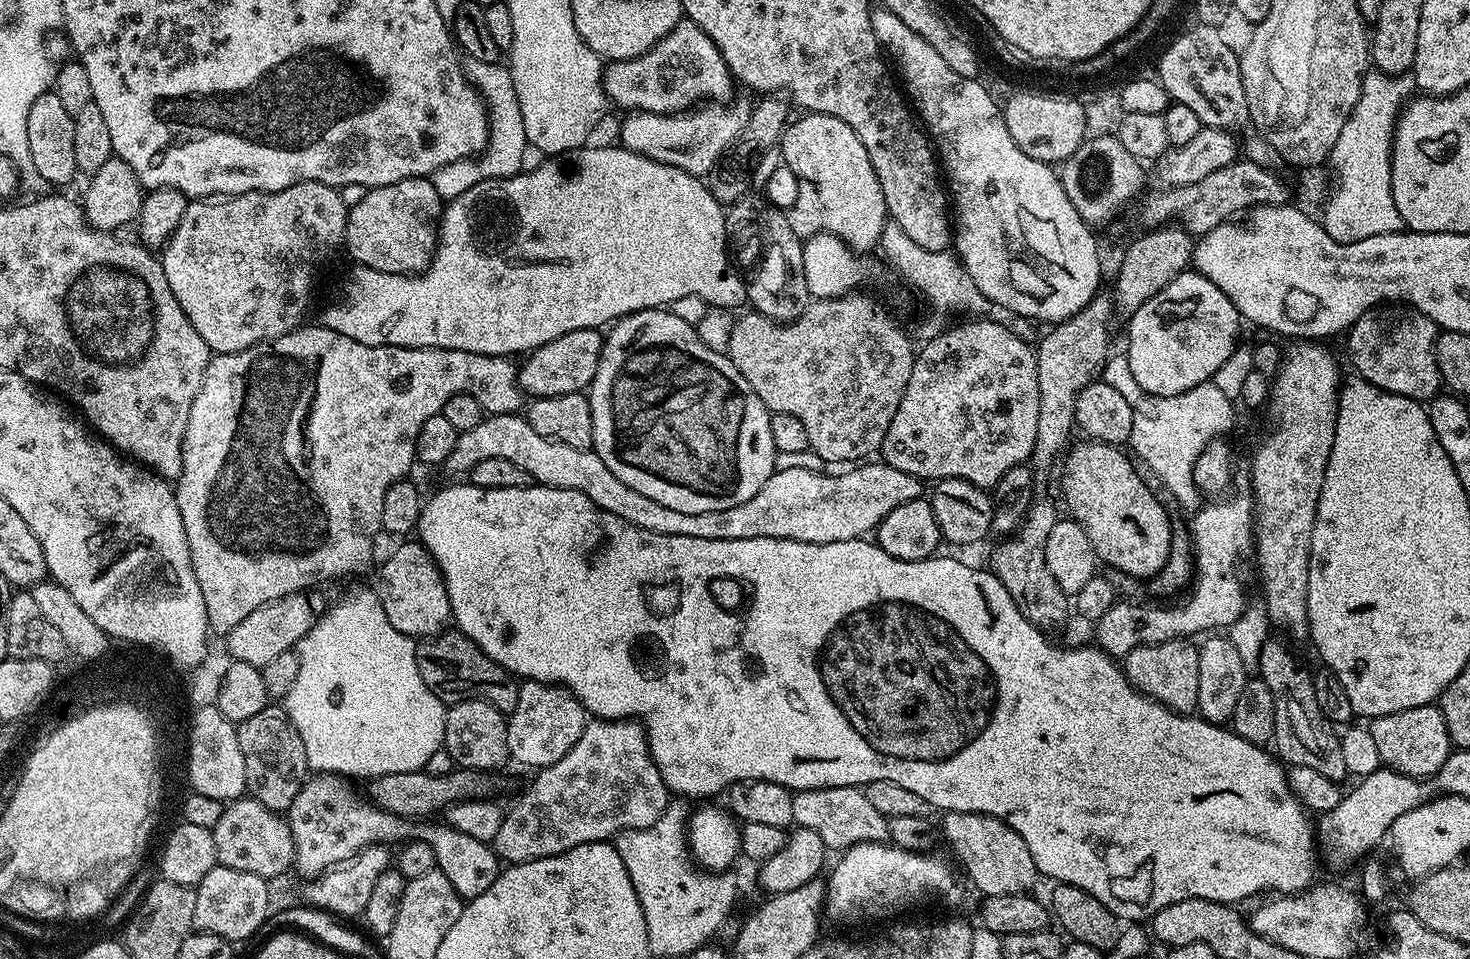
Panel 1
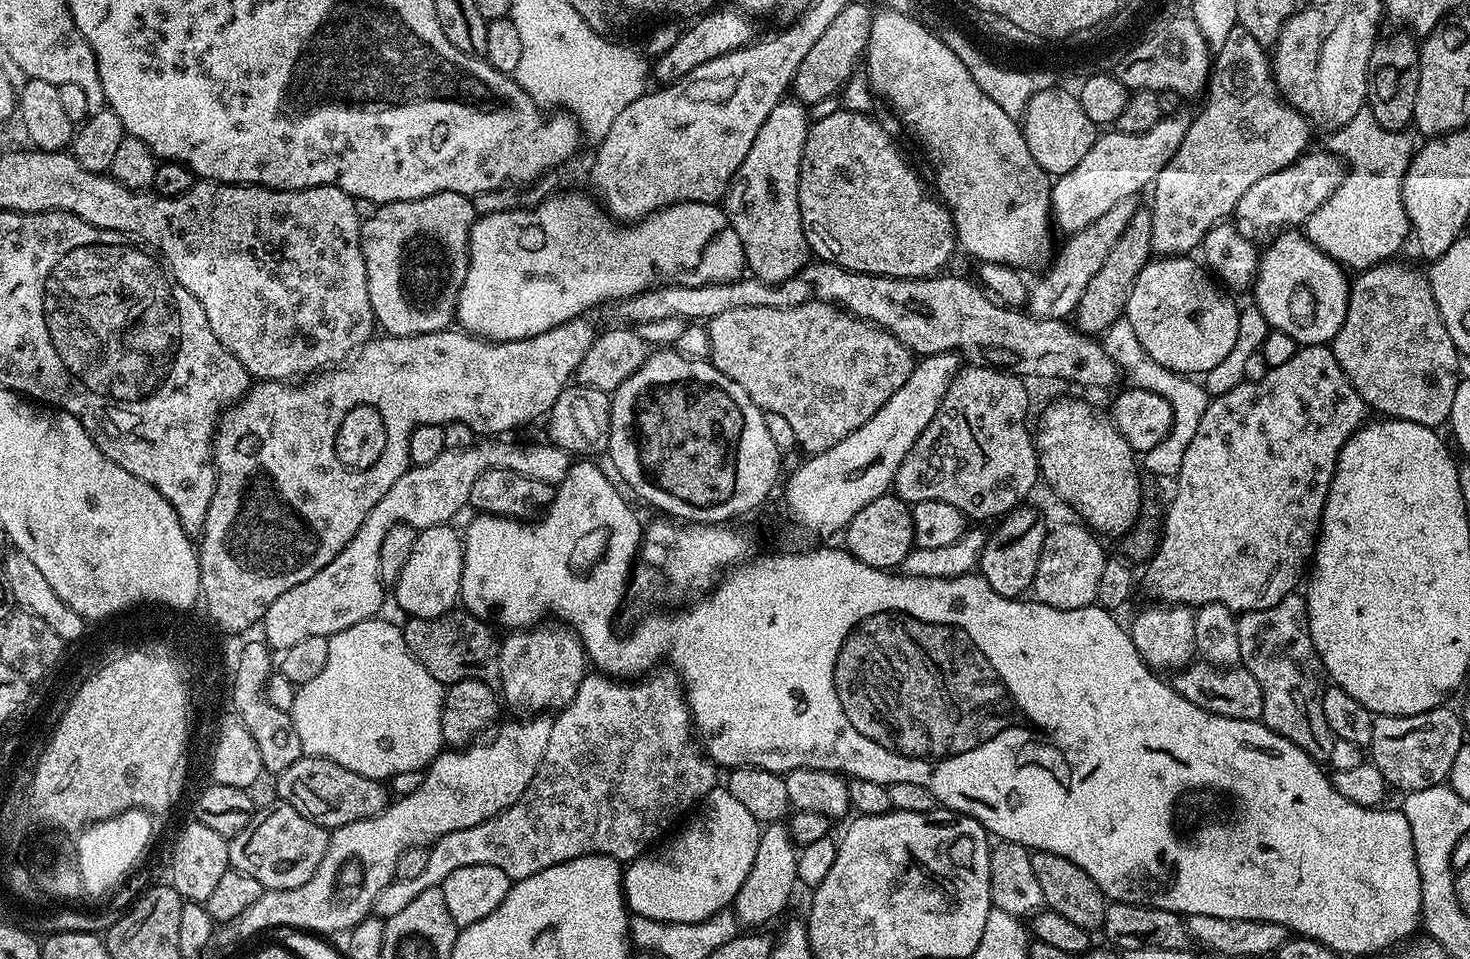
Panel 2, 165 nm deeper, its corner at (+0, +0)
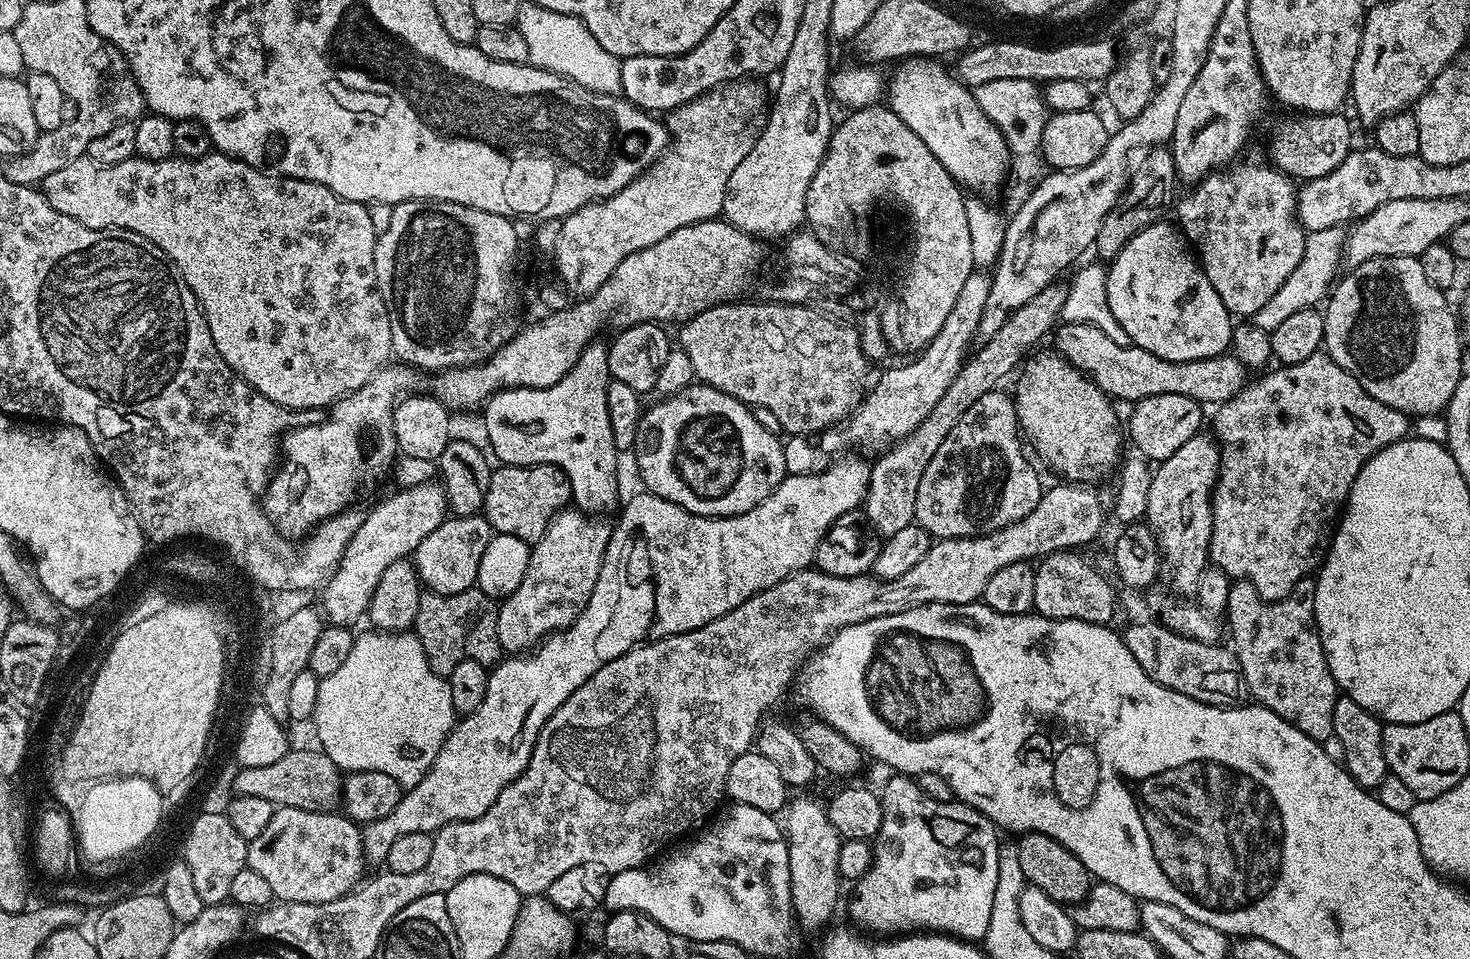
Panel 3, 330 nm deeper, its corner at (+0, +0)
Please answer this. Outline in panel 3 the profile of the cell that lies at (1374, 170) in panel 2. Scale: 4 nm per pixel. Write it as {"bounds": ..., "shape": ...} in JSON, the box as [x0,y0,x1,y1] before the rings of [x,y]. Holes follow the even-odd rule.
{"bounds":[1254,227,1346,334],"shape":[[[1343,227],[1307,233],[1304,237],[1302,260],[1295,267],[1294,274],[1290,274],[1290,278],[1286,278],[1286,282],[1278,286],[1278,294],[1274,294],[1274,298],[1270,298],[1270,302],[1266,302],[1266,306],[1262,306],[1262,310],[1256,312],[1254,323],[1271,334],[1274,326],[1278,326],[1285,318],[1290,318],[1290,314],[1294,314],[1297,310],[1317,307],[1329,295],[1337,279],[1336,267],[1341,267],[1342,264],[1345,239],[1346,232]]]}

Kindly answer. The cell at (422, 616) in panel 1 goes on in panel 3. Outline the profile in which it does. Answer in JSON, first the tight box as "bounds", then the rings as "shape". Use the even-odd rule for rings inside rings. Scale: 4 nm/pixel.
{"bounds":[414,514,493,594],"shape":[[[483,514],[445,518],[438,530],[426,534],[416,547],[414,563],[421,585],[438,594],[462,594],[462,590],[473,587],[478,578],[478,562],[482,562],[482,554],[486,554],[493,535],[490,522]]]}

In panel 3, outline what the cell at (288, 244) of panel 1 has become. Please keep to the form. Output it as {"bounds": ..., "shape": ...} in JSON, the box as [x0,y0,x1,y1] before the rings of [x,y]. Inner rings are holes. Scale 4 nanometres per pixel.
{"bounds":[42,150,393,410],"shape":[[[215,150],[193,160],[143,160],[141,156],[135,155],[132,159],[118,162],[114,166],[102,166],[85,158],[70,162],[66,170],[57,170],[55,174],[50,174],[50,178],[42,182],[42,191],[50,206],[58,210],[58,214],[66,214],[66,218],[74,218],[74,222],[82,222],[82,226],[90,226],[94,230],[125,228],[134,234],[142,234],[142,238],[150,238],[150,242],[158,245],[176,263],[180,273],[186,278],[186,286],[190,286],[190,290],[196,295],[200,309],[210,326],[214,346],[218,346],[218,354],[226,358],[228,365],[251,388],[270,398],[270,402],[278,402],[278,406],[283,408],[324,410],[343,396],[349,396],[354,390],[366,386],[366,382],[372,380],[372,375],[385,367],[393,355],[390,314],[386,310],[374,274],[374,250],[378,233],[374,230],[374,222],[370,222],[367,204],[350,202],[318,182],[289,176],[275,180],[270,173],[263,172],[264,170],[263,167],[248,164],[244,160],[233,160],[231,156],[225,156]]]}

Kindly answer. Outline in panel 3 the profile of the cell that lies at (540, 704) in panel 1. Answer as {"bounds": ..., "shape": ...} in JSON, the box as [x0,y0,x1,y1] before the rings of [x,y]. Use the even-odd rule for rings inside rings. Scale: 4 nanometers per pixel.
{"bounds":[498,506,613,654],"shape":[[[569,506],[550,522],[546,534],[531,545],[526,574],[514,590],[498,607],[498,642],[508,654],[524,654],[536,647],[545,636],[569,628],[582,614],[598,570],[604,561],[613,525],[596,514],[581,512]]]}

